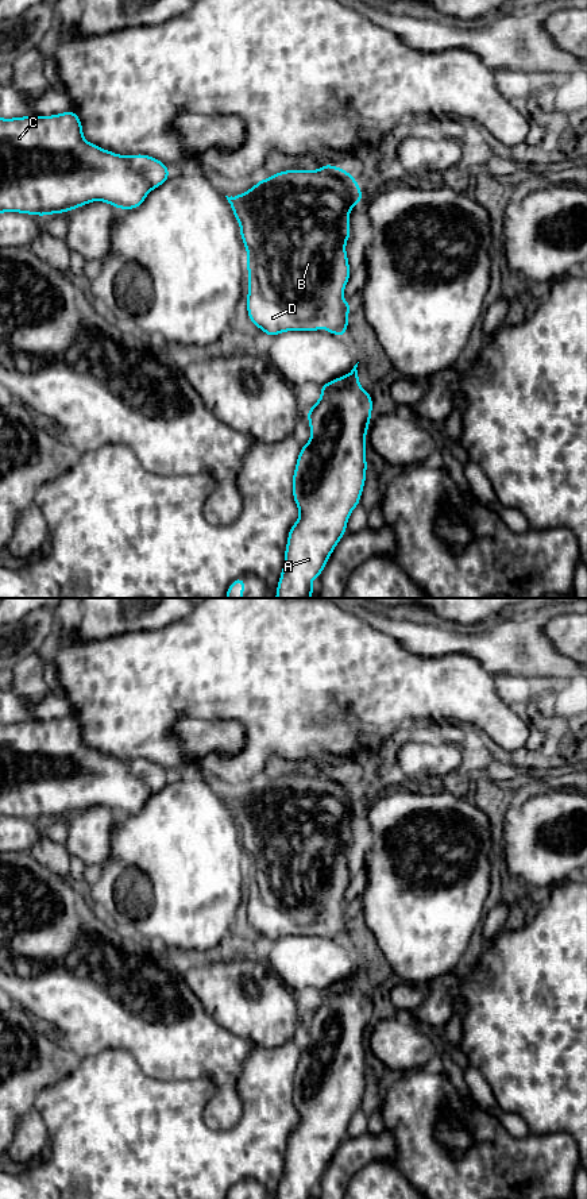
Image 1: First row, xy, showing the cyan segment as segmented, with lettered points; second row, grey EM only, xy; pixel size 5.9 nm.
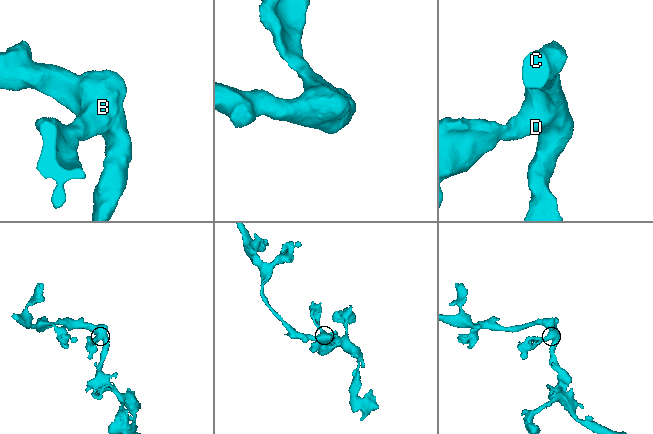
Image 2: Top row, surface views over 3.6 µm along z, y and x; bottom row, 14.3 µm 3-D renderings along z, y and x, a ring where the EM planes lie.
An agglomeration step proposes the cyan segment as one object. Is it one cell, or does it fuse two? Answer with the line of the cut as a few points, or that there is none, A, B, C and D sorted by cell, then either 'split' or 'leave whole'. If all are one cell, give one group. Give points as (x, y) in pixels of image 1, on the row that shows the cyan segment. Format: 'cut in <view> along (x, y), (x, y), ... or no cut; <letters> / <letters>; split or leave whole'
no cut; A B C D; leave whole

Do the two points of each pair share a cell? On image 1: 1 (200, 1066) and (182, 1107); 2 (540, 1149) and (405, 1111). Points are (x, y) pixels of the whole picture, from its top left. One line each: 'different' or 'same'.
1: different
2: same

